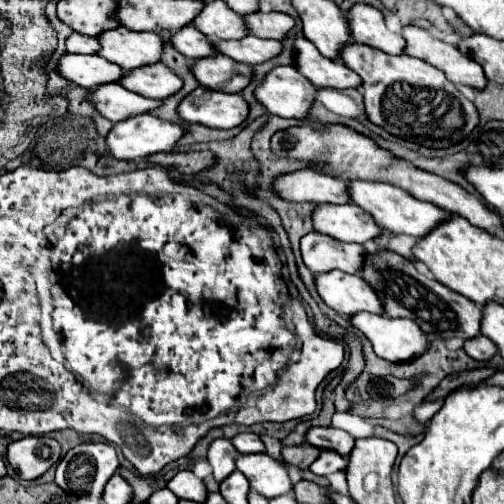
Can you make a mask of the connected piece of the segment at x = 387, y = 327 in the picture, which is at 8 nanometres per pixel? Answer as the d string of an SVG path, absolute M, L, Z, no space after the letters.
M359 313L351 317L355 329L359 329L371 343L379 357L403 363L423 355L431 341L411 319L393 319L371 313Z

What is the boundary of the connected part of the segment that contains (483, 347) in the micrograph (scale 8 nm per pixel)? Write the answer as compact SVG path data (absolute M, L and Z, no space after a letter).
M479 335L475 339L467 339L463 349L475 361L489 361L497 353L495 343L491 343L491 339L487 339L485 335Z

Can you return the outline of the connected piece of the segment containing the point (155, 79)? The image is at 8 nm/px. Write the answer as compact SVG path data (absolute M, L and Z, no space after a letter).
M157 63L155 67L139 67L139 71L127 73L123 87L149 99L167 99L181 91L183 81L167 65Z

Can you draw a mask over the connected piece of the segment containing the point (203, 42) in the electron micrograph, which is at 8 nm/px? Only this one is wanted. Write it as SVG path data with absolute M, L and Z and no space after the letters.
M183 27L183 31L177 31L171 37L171 43L189 59L205 59L217 53L215 45L201 31L195 31L195 27Z

